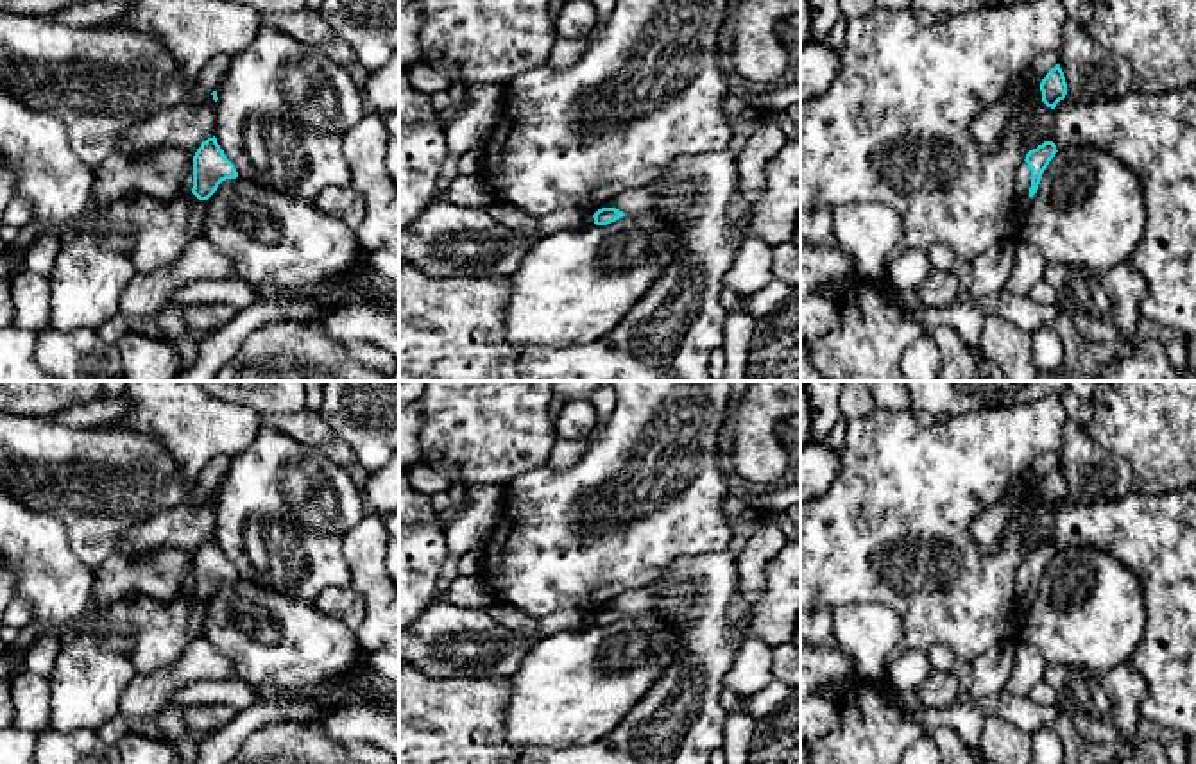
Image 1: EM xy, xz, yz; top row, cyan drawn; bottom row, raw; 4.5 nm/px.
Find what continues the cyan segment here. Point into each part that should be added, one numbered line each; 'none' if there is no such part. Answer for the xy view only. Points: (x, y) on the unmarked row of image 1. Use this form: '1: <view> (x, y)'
none

